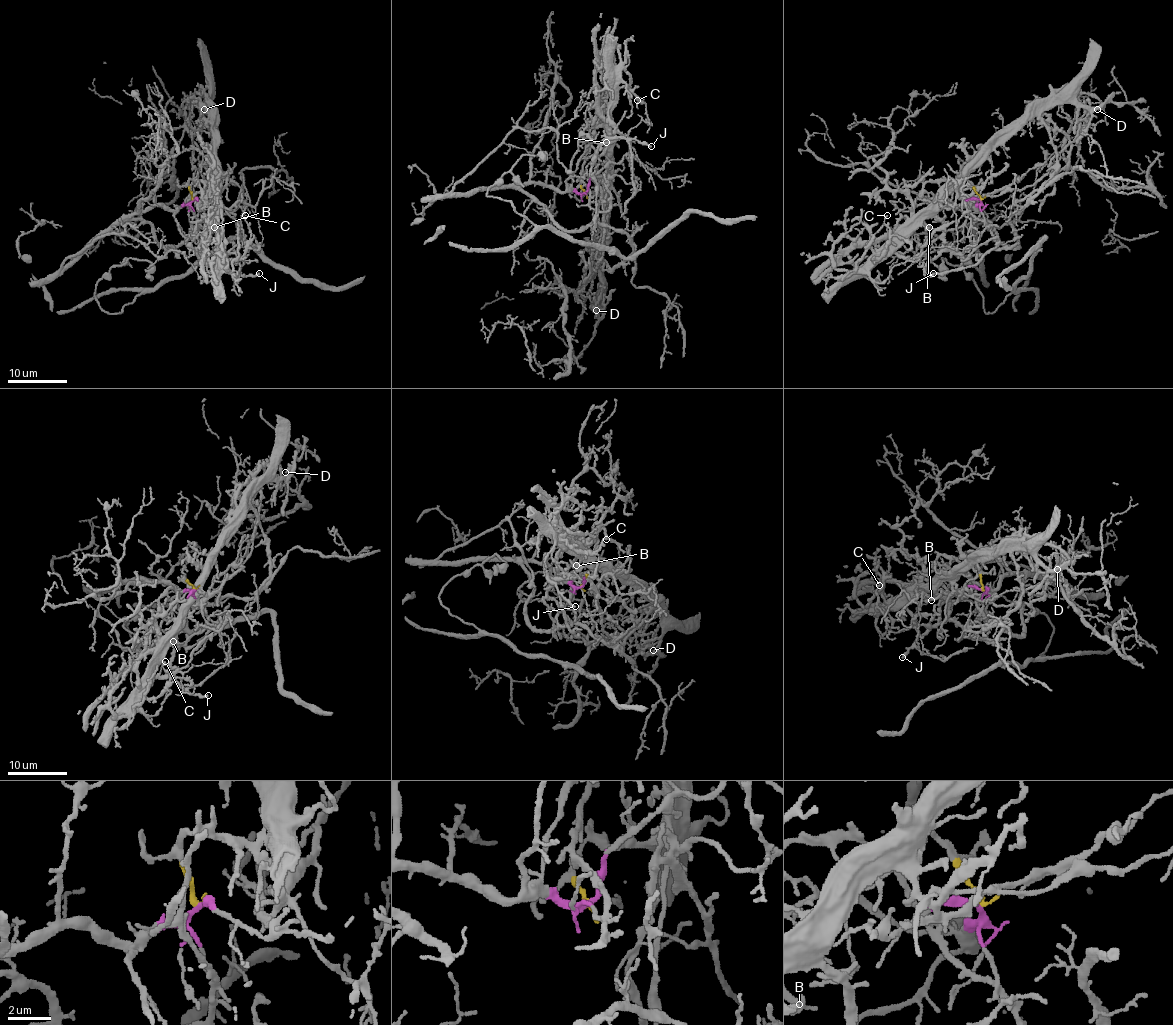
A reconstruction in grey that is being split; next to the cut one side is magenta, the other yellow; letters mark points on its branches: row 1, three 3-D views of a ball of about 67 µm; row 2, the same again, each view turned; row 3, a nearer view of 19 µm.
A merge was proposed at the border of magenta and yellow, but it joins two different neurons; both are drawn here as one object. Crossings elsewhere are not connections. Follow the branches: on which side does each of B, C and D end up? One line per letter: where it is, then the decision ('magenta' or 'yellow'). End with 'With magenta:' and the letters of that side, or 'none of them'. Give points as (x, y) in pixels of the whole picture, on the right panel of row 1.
B: at (929, 227); yellow
C: at (887, 215); yellow
D: at (1097, 109); yellow
With magenta: none of them

